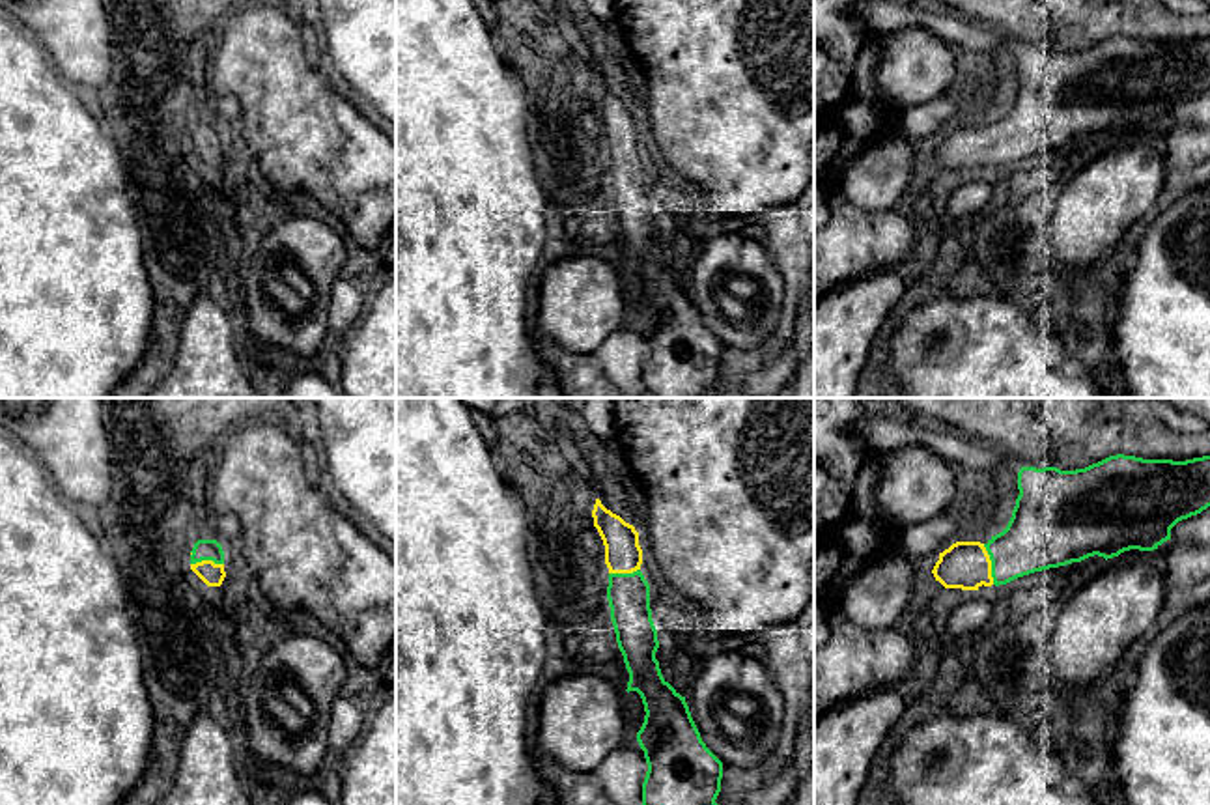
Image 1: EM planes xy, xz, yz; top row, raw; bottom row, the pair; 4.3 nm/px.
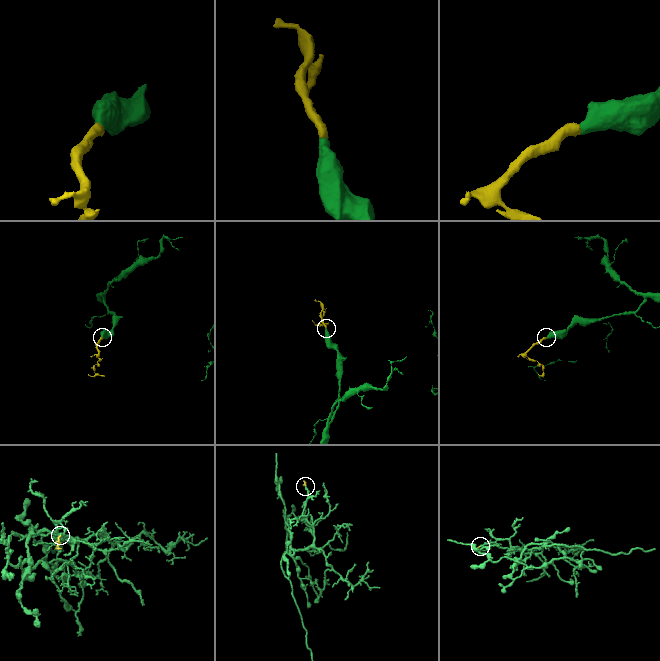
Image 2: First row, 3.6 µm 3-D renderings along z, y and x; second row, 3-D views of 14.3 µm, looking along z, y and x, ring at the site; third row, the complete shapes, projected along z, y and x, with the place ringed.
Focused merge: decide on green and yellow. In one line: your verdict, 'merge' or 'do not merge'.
merge

